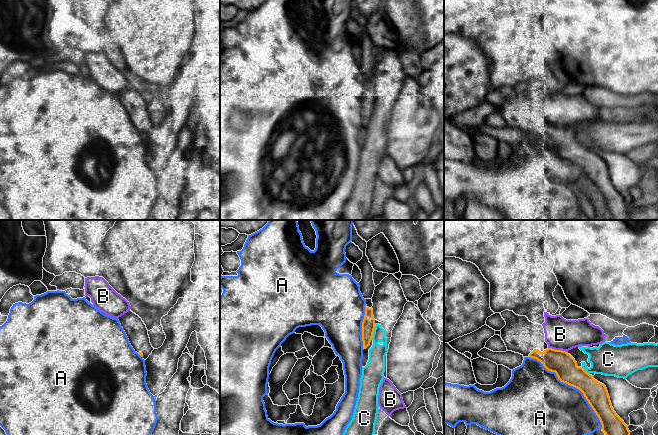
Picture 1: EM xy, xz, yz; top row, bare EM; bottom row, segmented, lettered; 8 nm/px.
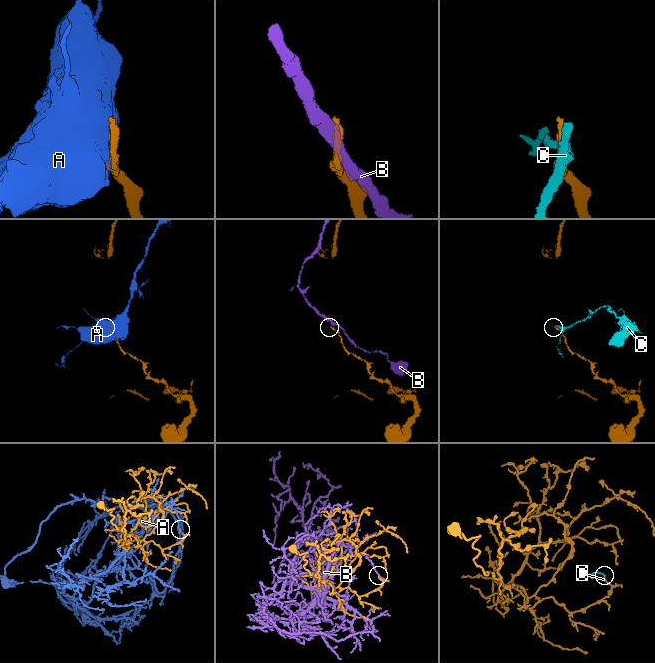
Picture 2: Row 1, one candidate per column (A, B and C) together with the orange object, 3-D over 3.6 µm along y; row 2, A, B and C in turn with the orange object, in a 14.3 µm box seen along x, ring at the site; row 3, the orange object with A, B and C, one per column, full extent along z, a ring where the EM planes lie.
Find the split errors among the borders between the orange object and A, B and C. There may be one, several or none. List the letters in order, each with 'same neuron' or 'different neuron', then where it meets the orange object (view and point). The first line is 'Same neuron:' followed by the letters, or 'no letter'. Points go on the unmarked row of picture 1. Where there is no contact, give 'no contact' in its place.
Same neuron: no letter
A: different neuron; contact yz (572, 161)
B: different neuron; contact yz (558, 126)
C: different neuron; contact xz (373, 108)

